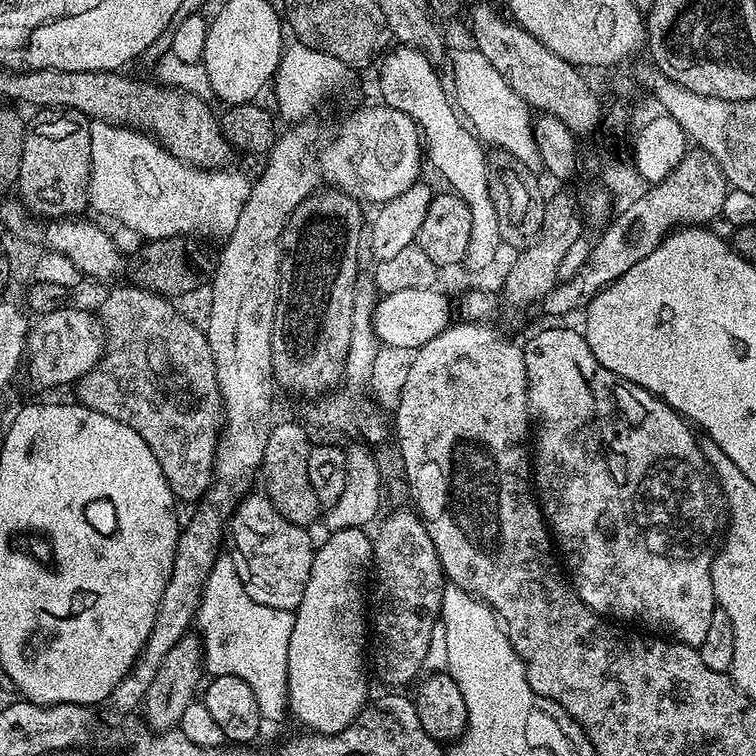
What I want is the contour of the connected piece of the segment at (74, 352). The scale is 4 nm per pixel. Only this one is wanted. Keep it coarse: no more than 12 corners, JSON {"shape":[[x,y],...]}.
{"shape":[[71,306],[28,329],[26,372],[75,385],[104,353],[104,329]]}

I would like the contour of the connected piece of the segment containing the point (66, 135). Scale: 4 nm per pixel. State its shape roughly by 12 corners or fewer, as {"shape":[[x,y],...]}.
{"shape":[[27,121],[19,199],[45,221],[89,207],[93,121]]}

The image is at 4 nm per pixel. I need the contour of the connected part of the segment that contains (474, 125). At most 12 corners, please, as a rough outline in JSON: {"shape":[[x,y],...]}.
{"shape":[[481,58],[464,64],[463,119],[485,145],[539,157],[533,109]]}

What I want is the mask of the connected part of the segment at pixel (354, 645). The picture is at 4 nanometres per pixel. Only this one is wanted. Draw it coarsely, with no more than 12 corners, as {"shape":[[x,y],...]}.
{"shape":[[364,528],[313,551],[289,713],[340,733],[367,705]]}

